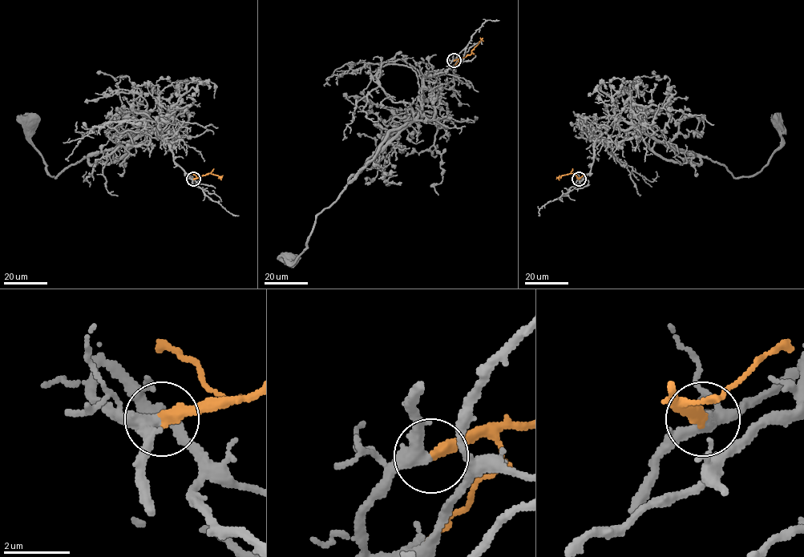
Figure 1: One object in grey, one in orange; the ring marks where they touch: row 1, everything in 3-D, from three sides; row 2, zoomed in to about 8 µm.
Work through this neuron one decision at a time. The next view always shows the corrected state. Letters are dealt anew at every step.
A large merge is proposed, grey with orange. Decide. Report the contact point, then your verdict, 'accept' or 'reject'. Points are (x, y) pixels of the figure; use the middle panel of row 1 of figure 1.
place (454, 60); accept

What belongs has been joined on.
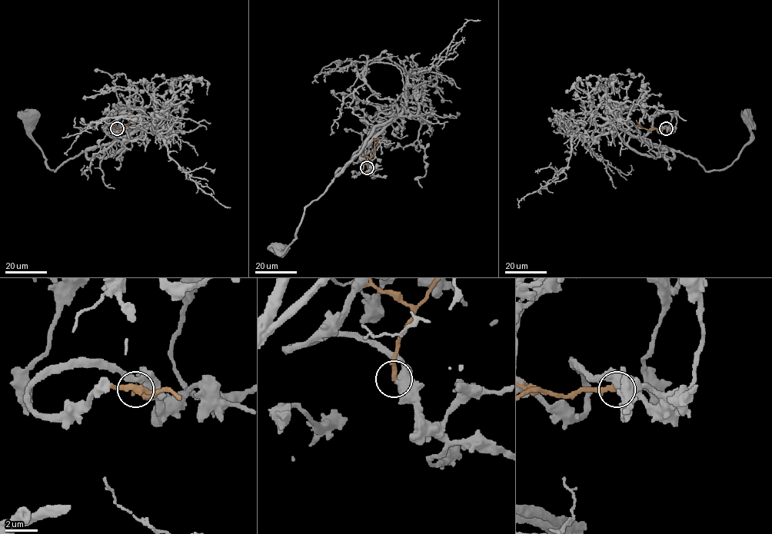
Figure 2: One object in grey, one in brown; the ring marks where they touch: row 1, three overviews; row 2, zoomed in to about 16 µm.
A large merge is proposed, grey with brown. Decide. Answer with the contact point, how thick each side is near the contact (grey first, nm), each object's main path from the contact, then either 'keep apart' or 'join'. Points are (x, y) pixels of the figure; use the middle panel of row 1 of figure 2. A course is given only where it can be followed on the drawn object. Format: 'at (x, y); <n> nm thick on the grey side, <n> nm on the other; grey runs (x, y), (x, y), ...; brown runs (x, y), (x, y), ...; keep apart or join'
at (367, 167); 600 nm thick on the grey side, 280 nm on the other; grey runs (367, 167), (354, 164), (362, 145), (305, 207), (291, 243), (284, 251), (277, 250); brown runs (367, 167), (374, 144), (380, 137); keep apart

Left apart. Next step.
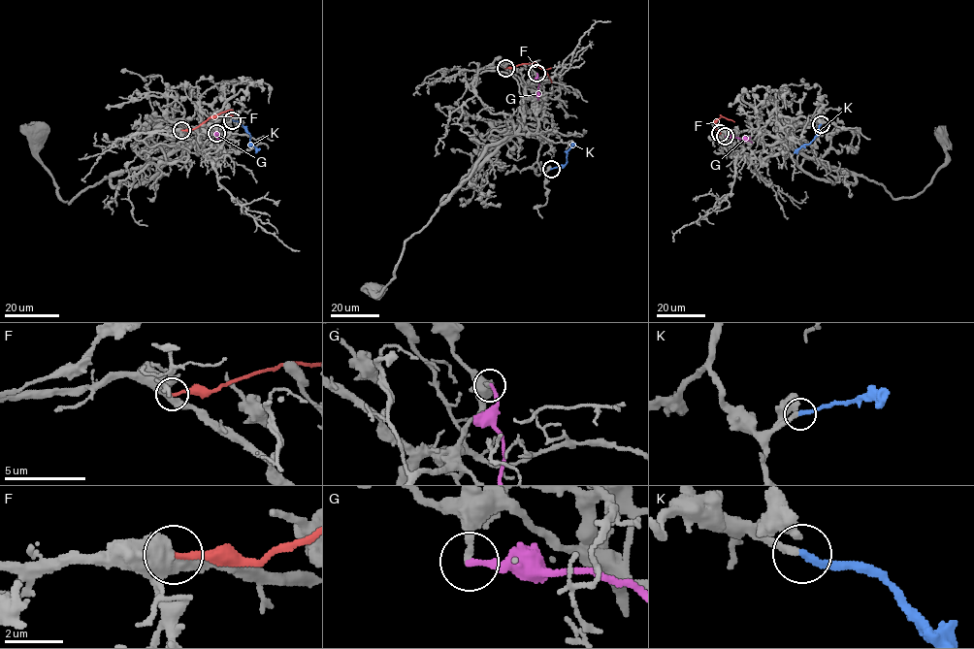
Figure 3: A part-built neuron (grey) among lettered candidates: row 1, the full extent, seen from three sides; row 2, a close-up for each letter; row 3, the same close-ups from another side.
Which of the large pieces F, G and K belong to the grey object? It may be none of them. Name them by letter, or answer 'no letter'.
K

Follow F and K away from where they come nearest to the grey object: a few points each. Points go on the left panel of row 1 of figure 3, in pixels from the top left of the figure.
F: (181, 130), (190, 130), (226, 112), (233, 117)
K: (232, 120), (239, 122), (249, 134), (256, 152)

